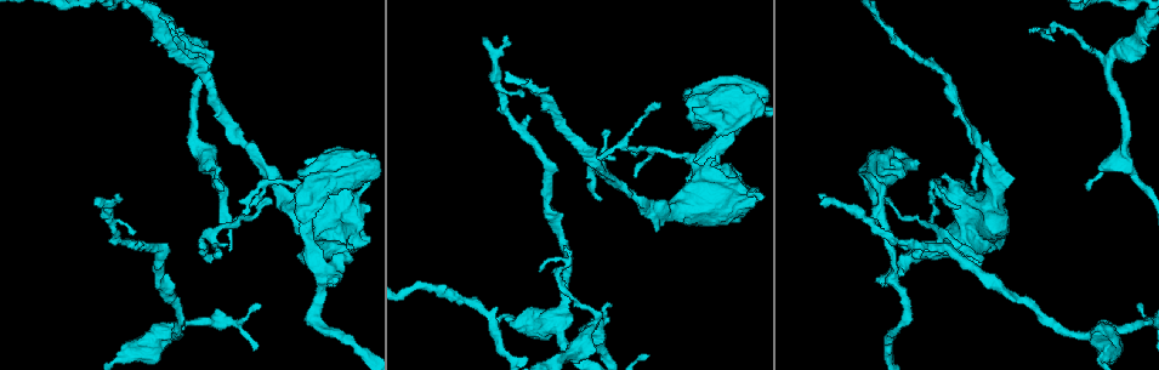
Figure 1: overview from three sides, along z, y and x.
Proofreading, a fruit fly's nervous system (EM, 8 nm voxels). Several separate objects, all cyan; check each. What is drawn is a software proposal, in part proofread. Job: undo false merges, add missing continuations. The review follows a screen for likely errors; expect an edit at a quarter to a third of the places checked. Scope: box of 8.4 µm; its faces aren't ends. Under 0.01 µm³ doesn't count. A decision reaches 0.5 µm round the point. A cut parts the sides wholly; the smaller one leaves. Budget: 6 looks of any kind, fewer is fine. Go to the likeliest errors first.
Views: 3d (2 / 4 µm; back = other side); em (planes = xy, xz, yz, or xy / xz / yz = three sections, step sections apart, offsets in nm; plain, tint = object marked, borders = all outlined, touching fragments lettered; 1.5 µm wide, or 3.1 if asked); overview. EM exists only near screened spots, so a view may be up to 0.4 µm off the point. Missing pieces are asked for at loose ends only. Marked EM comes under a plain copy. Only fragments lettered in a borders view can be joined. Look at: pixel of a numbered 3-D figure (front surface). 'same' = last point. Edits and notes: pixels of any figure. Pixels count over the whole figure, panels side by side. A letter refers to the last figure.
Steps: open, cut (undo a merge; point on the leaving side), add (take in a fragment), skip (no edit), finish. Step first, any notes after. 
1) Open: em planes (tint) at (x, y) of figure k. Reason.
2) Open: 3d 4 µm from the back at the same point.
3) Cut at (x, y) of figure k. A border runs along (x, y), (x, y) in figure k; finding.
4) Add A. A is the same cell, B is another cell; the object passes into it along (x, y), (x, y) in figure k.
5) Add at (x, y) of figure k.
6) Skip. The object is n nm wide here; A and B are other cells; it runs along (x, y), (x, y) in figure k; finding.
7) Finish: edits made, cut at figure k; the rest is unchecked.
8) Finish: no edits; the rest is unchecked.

Open: 3d 4 µm at (1110, 54) of figure 1. Branch point.

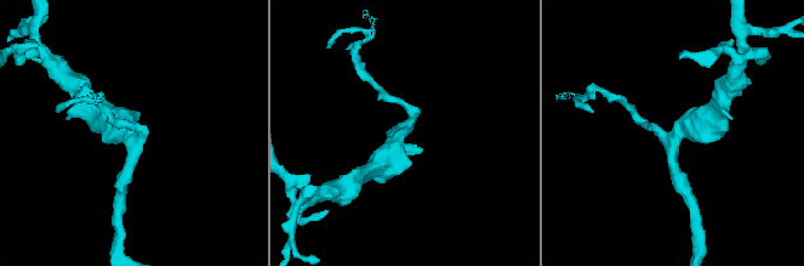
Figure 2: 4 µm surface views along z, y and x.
Open: em planes (borders) at (678, 127) of figure 2. 3 arms meet here; need the tissue.

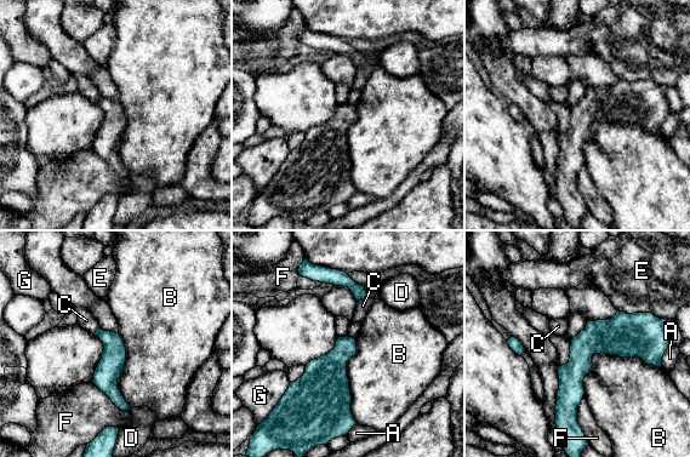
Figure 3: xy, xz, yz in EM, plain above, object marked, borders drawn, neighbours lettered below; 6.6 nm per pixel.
Skip. A, B, C, D, E, F and G are other cells; it runs along (654, 341), (599, 341), (558, 415) in figure 3; all the same cell.

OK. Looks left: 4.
Open: em yz step 8 (borders) at (94, 200) of figure 1. Thin end.

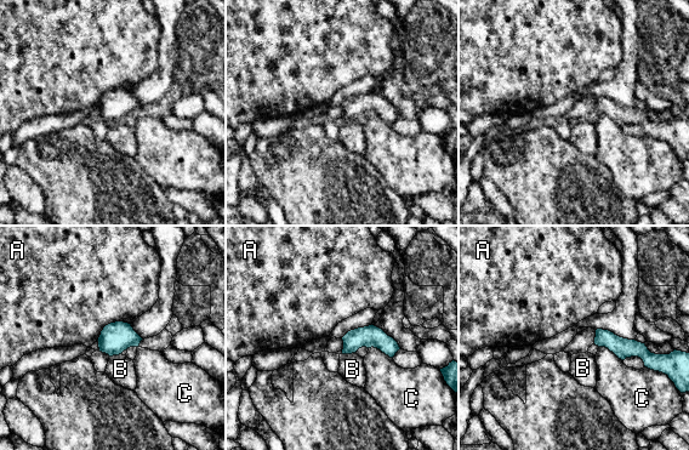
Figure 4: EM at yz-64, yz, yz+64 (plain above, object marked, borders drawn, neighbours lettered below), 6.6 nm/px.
Skip. A, B and C are other cells; a border runs along (121, 320), (108, 323), (96, 340) in figure 4; none of them fits.

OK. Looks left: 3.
Open: 3d 4 µm at (1104, 352) of figure 1.

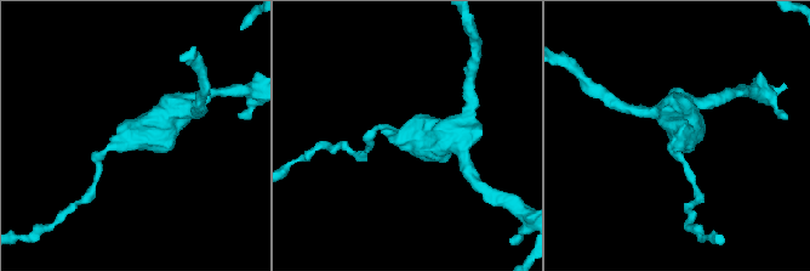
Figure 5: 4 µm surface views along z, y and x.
Open: em planes (borders) at (131, 137) of figure 5. Need the tissue.

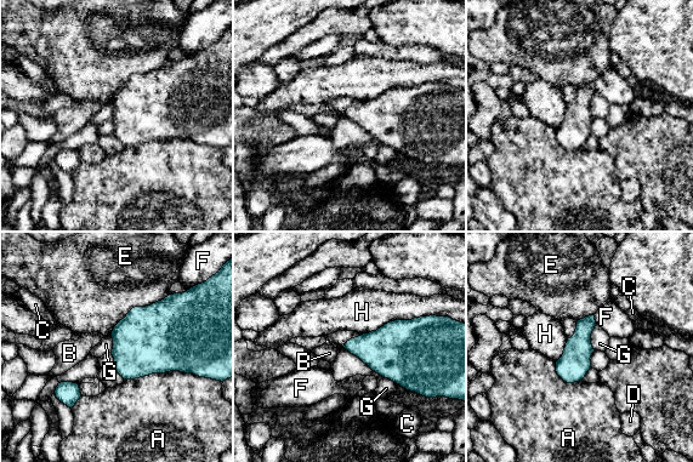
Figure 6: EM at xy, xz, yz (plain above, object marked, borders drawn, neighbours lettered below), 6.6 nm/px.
Skip. A, B, C, D, E, F, G and H are other cells; one cell here.

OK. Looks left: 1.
Finish: no edits; the rest is unchecked.

